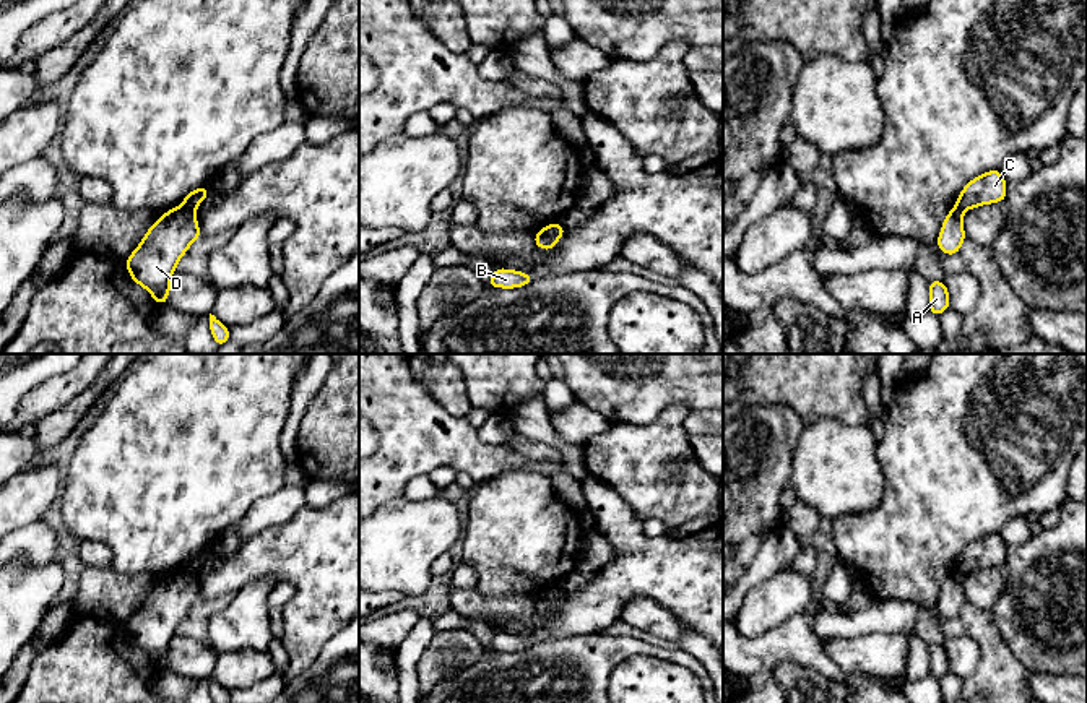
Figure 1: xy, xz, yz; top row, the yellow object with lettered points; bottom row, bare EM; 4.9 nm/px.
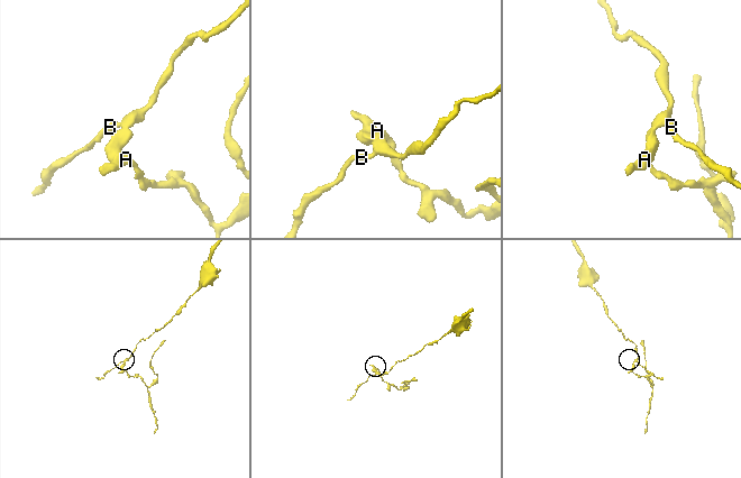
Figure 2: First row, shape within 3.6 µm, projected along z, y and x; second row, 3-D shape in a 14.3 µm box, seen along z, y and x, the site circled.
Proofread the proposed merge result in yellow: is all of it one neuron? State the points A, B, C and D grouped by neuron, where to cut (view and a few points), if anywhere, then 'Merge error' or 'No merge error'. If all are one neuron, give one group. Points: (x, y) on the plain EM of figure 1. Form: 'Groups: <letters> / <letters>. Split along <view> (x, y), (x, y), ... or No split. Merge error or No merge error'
Groups: A D / B C. Split along xy (182, 567), (194, 572). Merge error

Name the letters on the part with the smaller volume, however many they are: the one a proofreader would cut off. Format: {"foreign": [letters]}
{"foreign": ["A", "D"]}

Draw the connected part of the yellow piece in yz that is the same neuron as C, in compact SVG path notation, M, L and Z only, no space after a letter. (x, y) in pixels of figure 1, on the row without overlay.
M999 533L988 534L972 542L957 562L962 573L978 571L981 568L1006 565L1006 542Z

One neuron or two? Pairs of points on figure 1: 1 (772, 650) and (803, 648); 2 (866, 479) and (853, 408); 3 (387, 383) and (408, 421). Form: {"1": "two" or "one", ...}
{"1": "one", "2": "two", "3": "one"}

